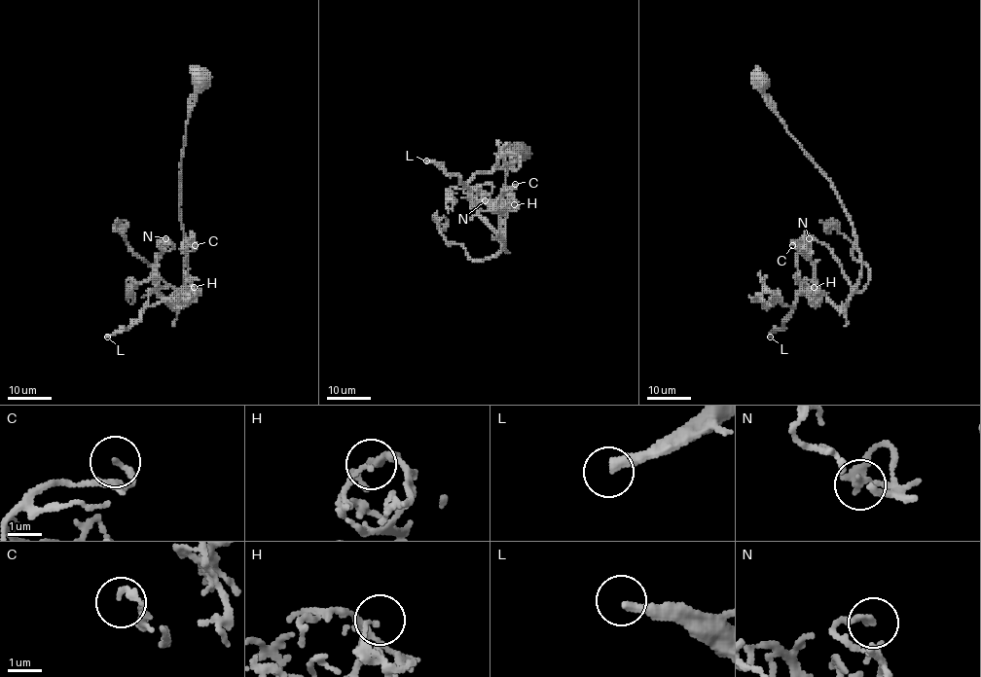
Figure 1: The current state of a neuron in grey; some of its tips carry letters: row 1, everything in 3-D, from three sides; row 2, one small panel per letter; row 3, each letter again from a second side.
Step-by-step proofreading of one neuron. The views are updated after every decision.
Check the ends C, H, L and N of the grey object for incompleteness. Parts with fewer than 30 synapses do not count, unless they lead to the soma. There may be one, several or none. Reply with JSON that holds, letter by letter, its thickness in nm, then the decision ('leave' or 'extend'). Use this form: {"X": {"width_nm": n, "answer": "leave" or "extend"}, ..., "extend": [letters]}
{"C": {"width_nm": 180, "answer": "leave"}, "H": {"width_nm": 110, "answer": "leave"}, "L": {"width_nm": 280, "answer": "extend"}, "N": {"width_nm": 220, "answer": "leave"}, "extend": ["L"]}

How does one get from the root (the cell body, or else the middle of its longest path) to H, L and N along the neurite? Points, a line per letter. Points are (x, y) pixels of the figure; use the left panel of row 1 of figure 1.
H: (200, 80), (186, 124), (181, 172), (185, 300), (173, 307), (153, 291), (174, 302), (193, 296), (194, 287)
L: (200, 80), (186, 124), (181, 172), (185, 300), (173, 307), (154, 290), (139, 320), (107, 337)
N: (200, 80), (182, 157), (187, 276), (177, 307), (159, 290), (156, 260), (169, 243), (165, 238)

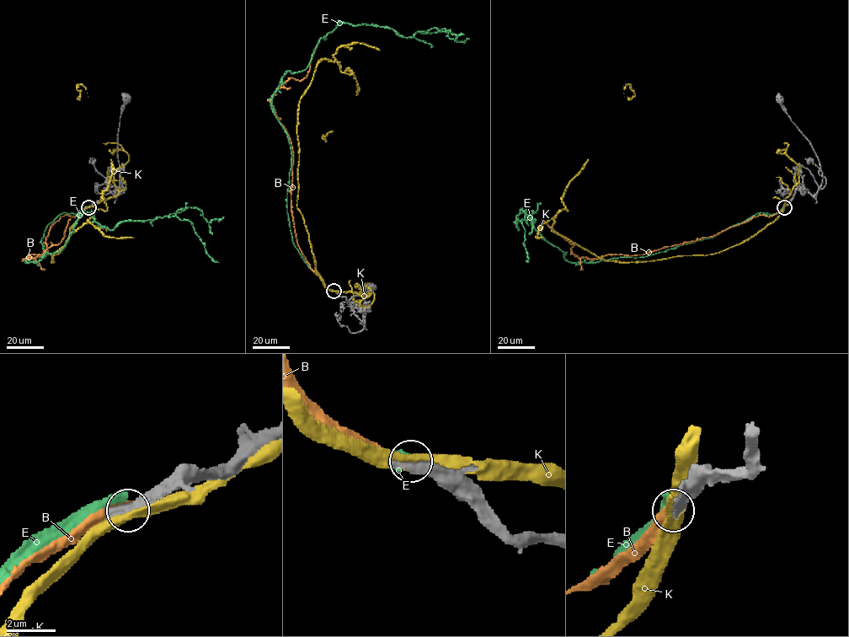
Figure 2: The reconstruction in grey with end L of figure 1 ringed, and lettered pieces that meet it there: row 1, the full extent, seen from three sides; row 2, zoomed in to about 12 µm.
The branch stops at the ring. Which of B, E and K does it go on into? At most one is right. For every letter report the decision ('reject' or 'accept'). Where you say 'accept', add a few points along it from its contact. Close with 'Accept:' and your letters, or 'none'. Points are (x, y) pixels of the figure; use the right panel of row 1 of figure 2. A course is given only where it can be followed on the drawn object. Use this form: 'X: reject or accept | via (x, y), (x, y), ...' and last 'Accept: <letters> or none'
B: accept | via (783, 207), (712, 236), (643, 254), (596, 259), (574, 254), (573, 245), (541, 219)
E: reject
K: reject
Accept: B

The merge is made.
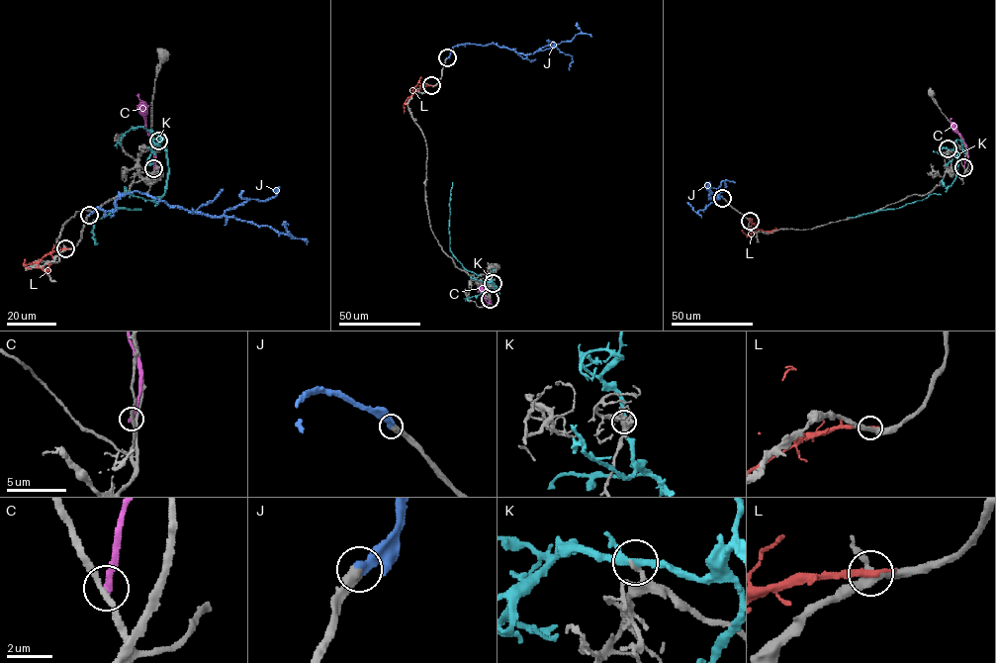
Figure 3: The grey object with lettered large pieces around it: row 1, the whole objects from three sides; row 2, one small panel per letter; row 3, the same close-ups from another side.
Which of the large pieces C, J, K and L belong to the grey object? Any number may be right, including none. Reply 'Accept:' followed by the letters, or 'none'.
Accept: J

